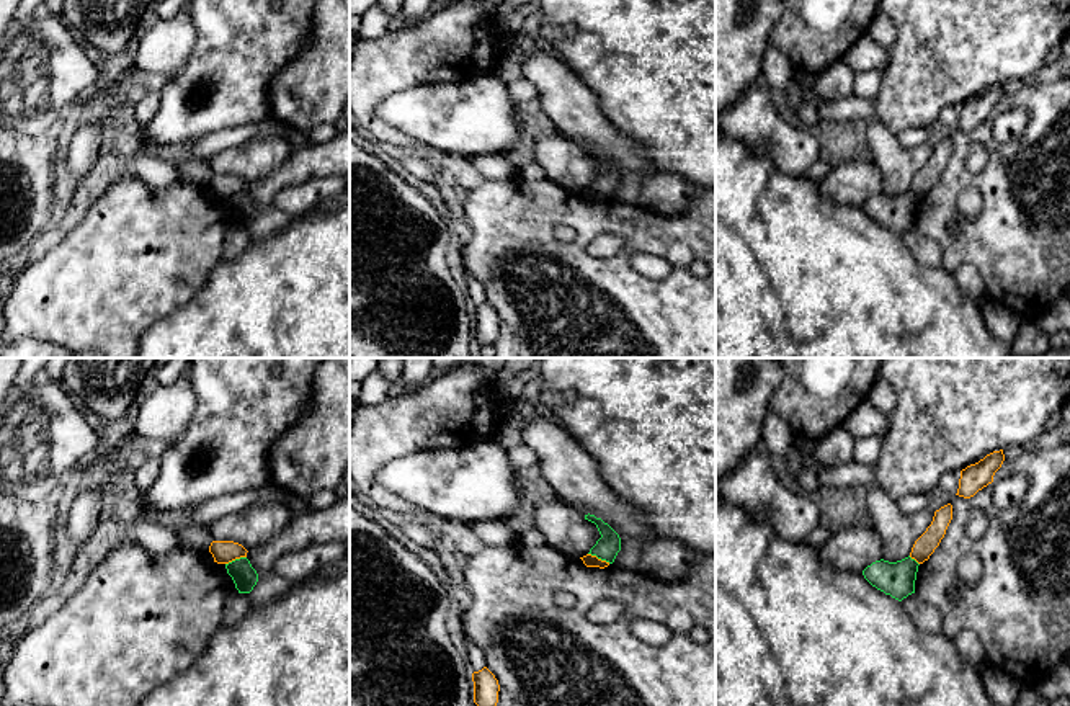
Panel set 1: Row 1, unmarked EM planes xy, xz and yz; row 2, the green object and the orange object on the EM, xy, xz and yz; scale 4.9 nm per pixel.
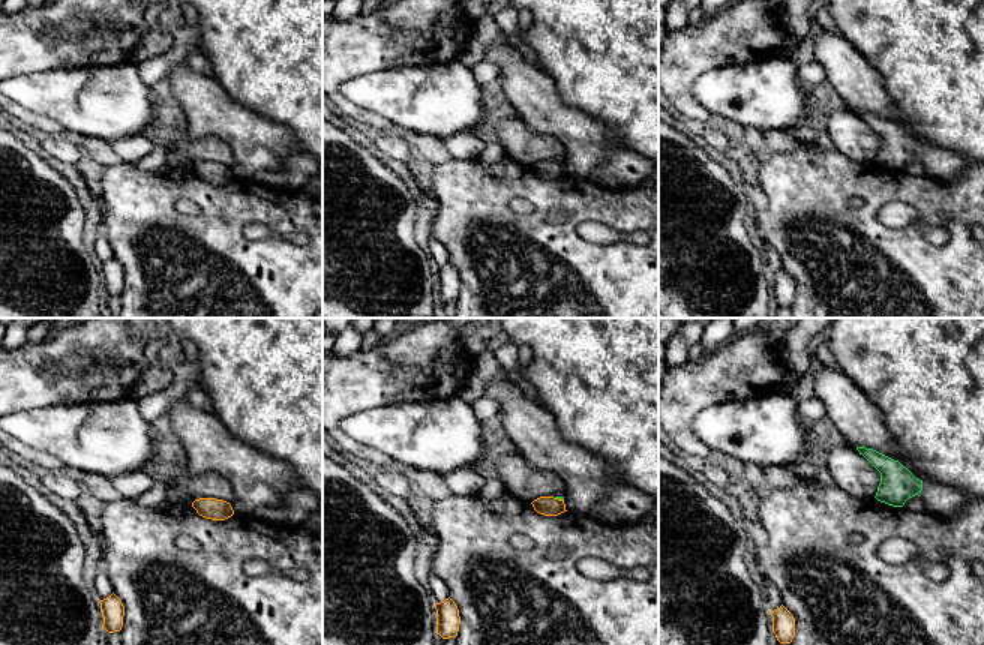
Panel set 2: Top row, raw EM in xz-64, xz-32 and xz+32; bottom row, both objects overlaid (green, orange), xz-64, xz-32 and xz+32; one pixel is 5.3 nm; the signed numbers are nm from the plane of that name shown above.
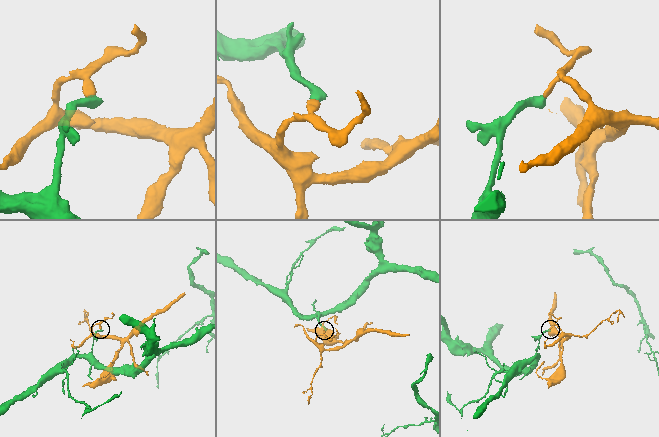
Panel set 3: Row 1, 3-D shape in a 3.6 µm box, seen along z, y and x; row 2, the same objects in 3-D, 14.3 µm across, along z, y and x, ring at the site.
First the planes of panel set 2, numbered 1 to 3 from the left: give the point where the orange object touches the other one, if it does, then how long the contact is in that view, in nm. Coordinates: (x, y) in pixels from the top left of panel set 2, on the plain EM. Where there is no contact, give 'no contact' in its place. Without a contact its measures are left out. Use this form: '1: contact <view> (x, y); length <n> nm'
1: no contact
2: contact xz-32 (560, 162); length 50 nm
3: no contact

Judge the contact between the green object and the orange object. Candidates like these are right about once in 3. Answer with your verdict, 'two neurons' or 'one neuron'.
two neurons

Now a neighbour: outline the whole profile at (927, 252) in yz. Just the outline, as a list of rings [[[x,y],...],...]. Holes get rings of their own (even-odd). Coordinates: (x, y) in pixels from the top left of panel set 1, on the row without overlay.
[[[915,227],[903,232],[900,239],[920,265],[930,268],[939,268],[943,265],[943,250],[939,244],[923,237]]]

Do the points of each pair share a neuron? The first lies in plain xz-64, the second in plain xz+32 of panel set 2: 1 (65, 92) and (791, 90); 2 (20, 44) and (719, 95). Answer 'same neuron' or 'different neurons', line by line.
1: same neuron
2: different neurons

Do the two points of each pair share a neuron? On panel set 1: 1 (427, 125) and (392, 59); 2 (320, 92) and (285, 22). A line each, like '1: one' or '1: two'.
1: two
2: two

